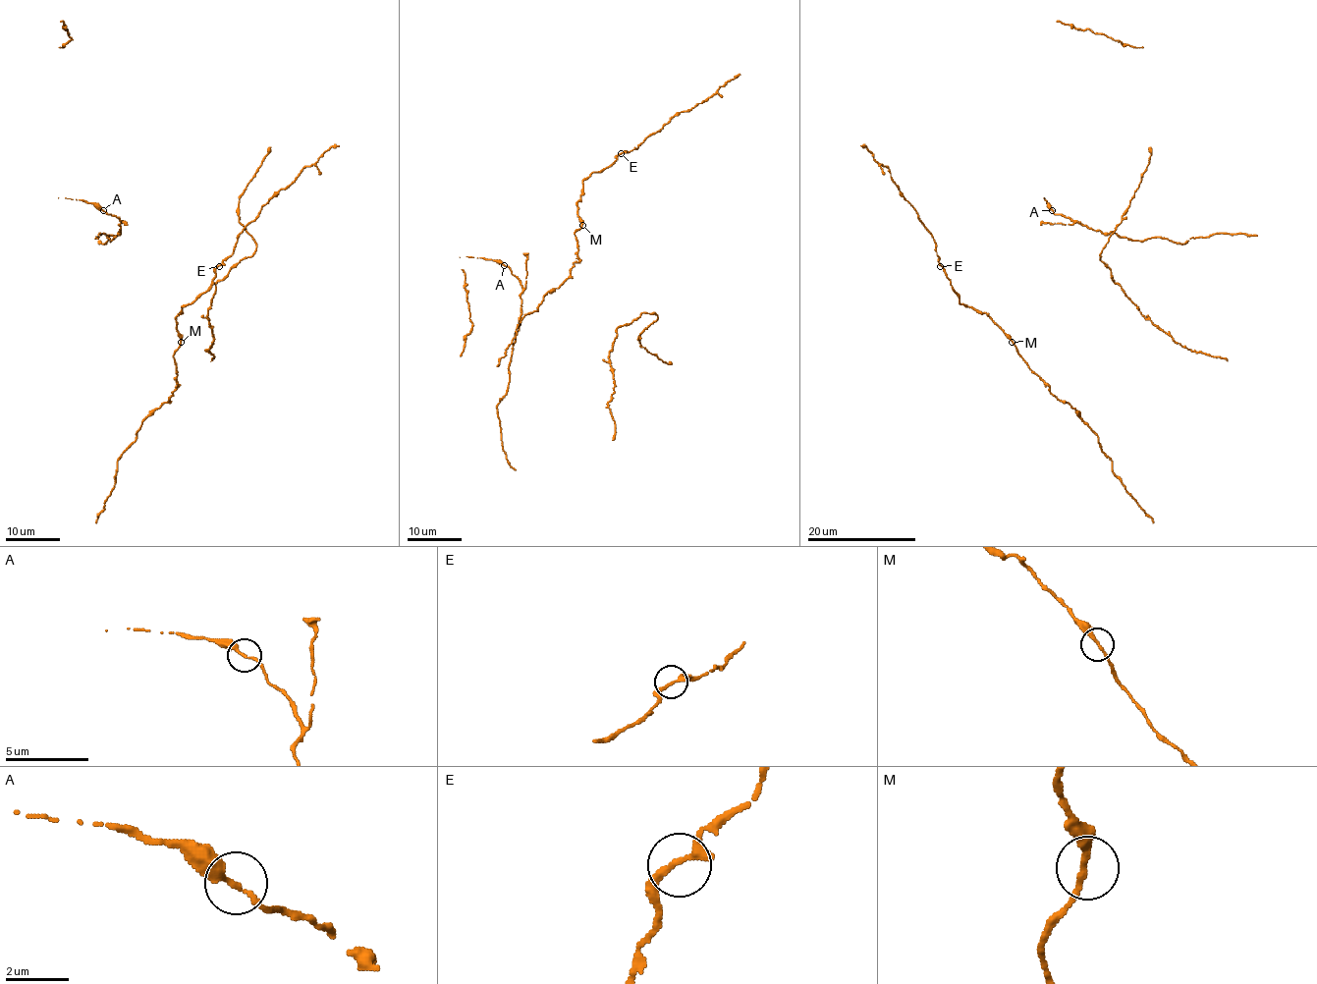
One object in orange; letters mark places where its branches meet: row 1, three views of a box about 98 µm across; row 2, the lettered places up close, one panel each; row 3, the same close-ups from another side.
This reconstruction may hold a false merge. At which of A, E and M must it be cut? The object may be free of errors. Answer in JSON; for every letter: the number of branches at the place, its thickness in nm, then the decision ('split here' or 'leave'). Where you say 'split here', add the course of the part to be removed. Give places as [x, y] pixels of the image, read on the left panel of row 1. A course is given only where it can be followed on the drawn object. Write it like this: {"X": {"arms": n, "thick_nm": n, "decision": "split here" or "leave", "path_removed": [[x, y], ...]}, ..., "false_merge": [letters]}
{"A": {"arms": 2, "thick_nm": 200, "decision": "leave"}, "E": {"arms": 2, "thick_nm": 220, "decision": "leave"}, "M": {"arms": 2, "thick_nm": 200, "decision": "leave"}, "false_merge": []}

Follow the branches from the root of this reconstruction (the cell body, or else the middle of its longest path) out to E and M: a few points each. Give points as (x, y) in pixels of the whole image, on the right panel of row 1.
E: (989, 313), (977, 312), (960, 303), (960, 296), (940, 266)
M: (989, 313), (1012, 342)

